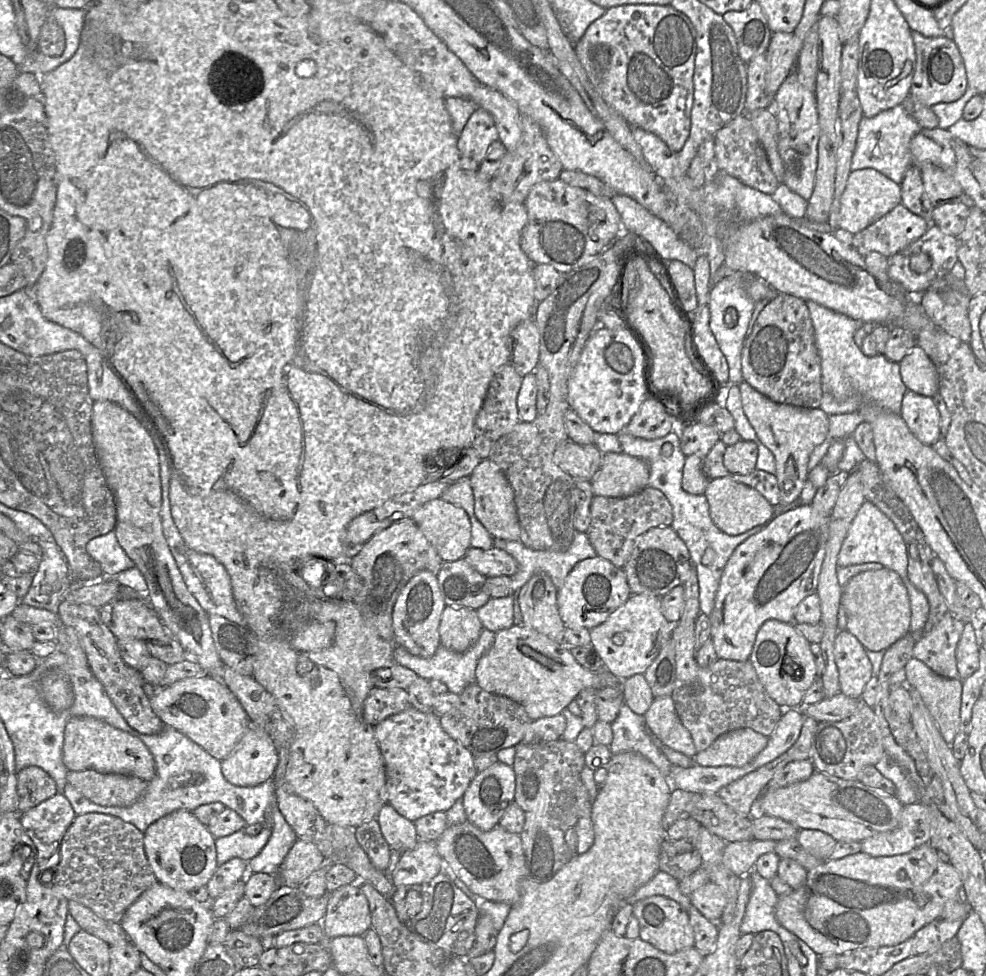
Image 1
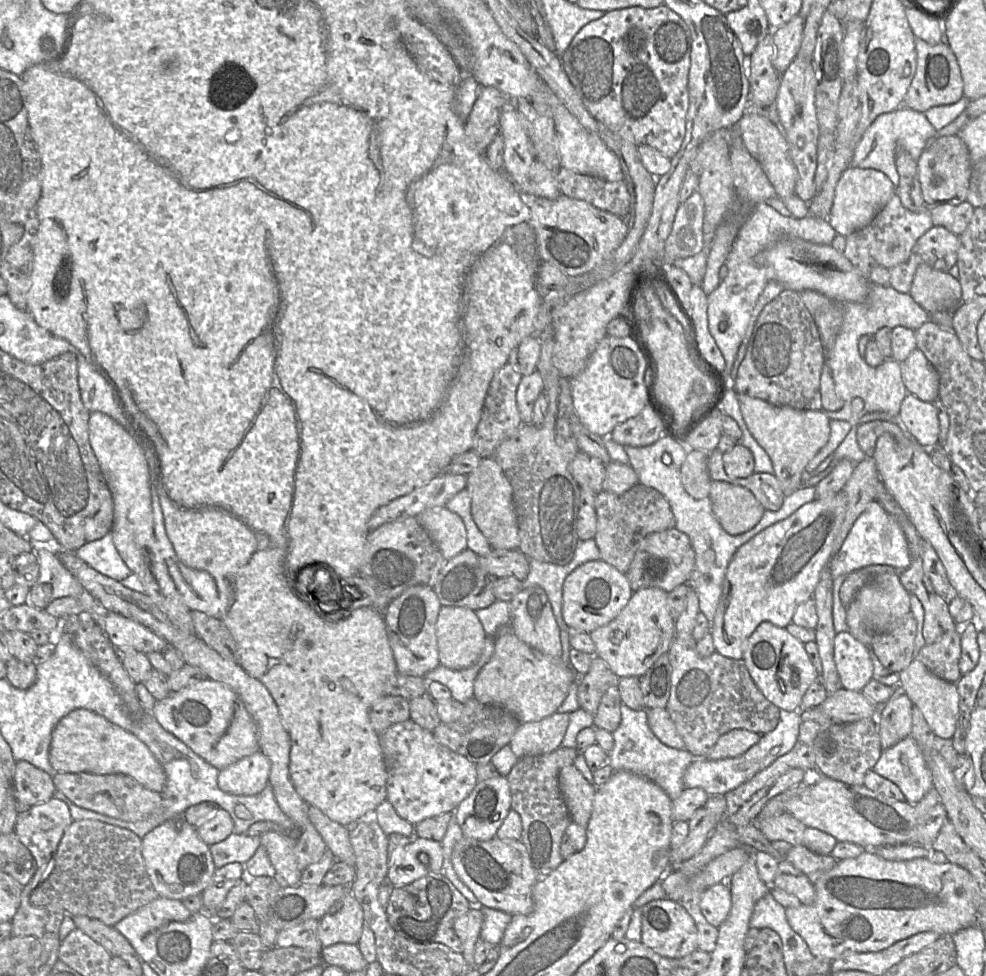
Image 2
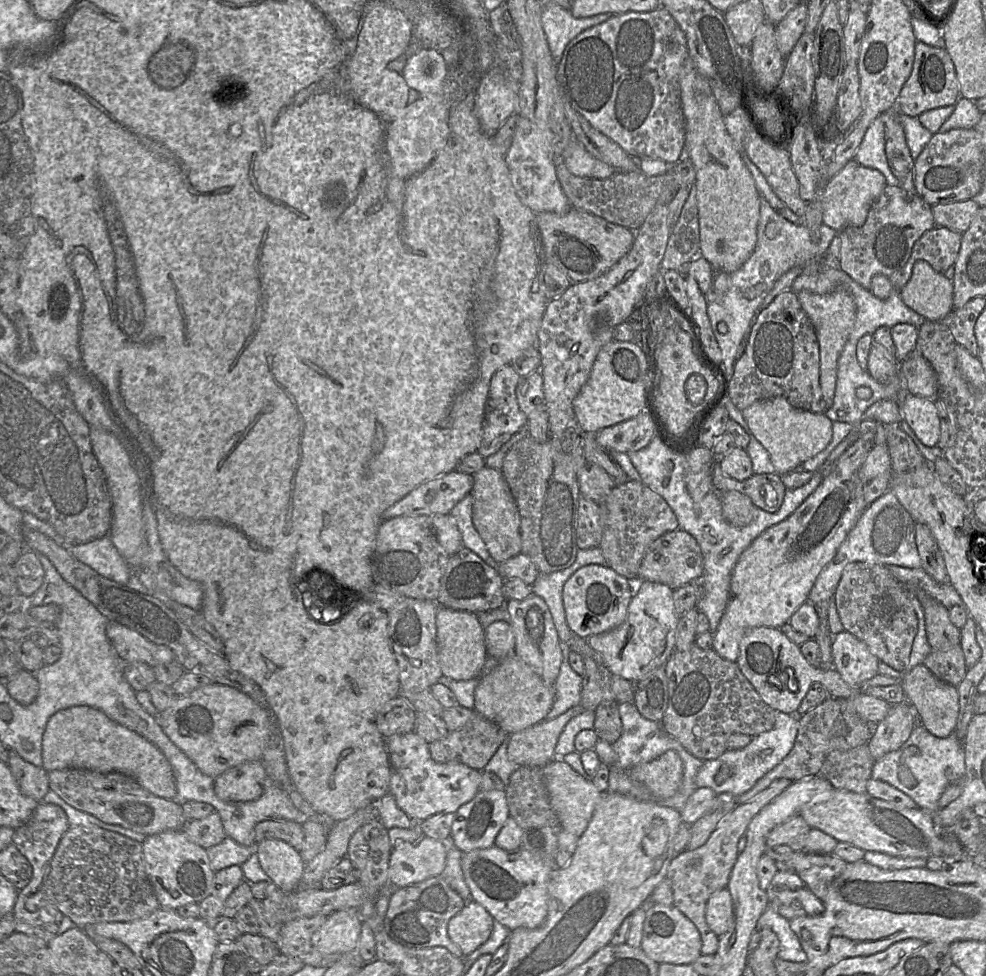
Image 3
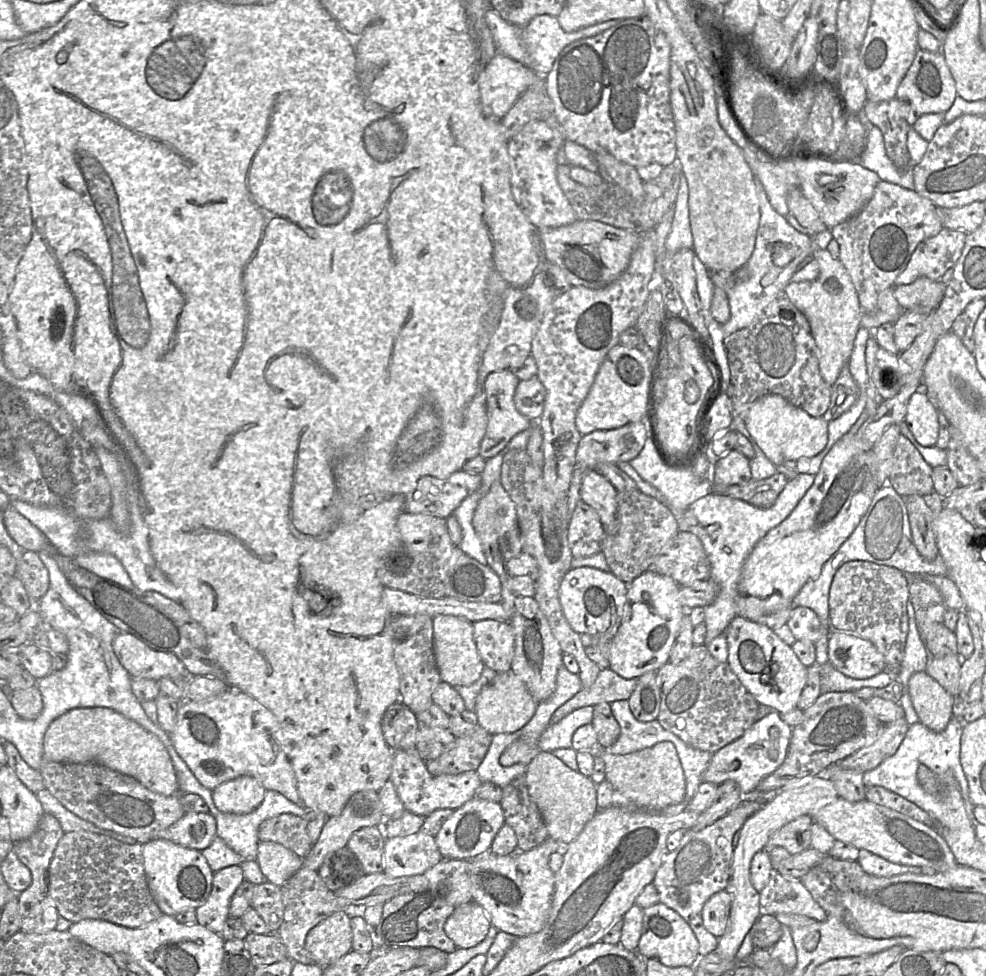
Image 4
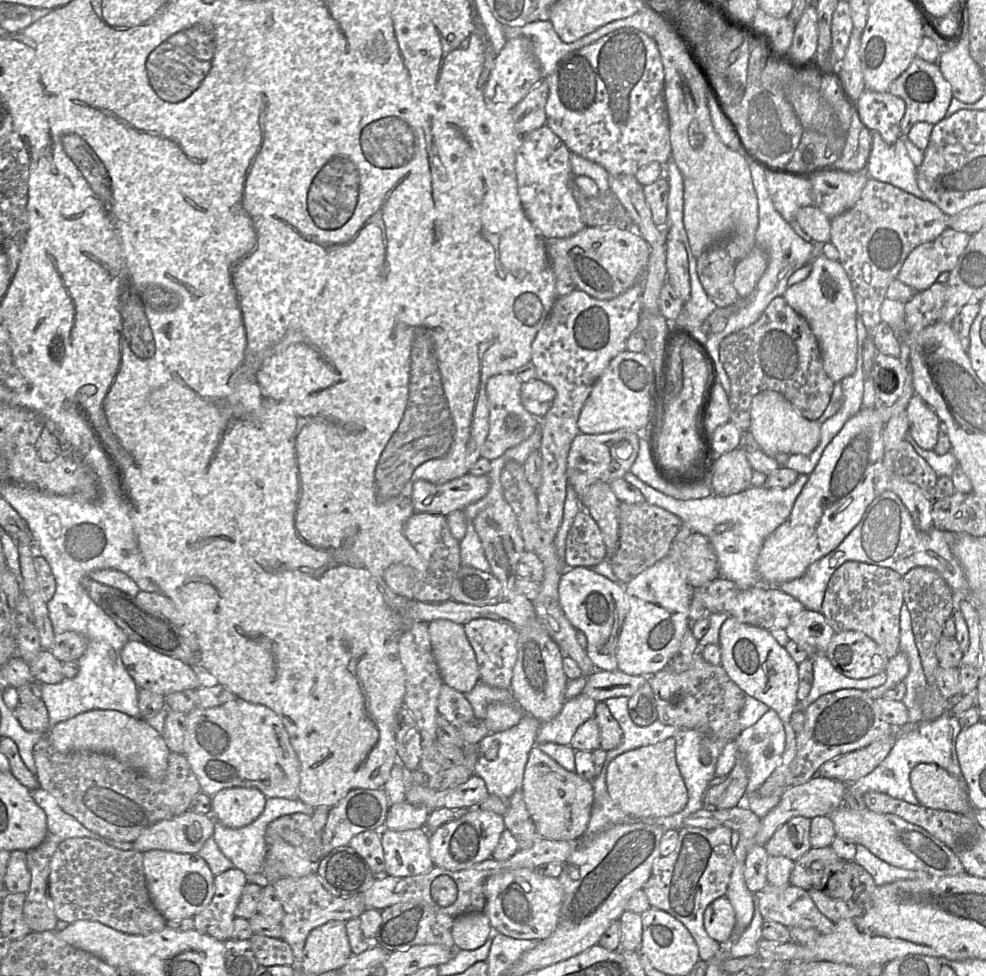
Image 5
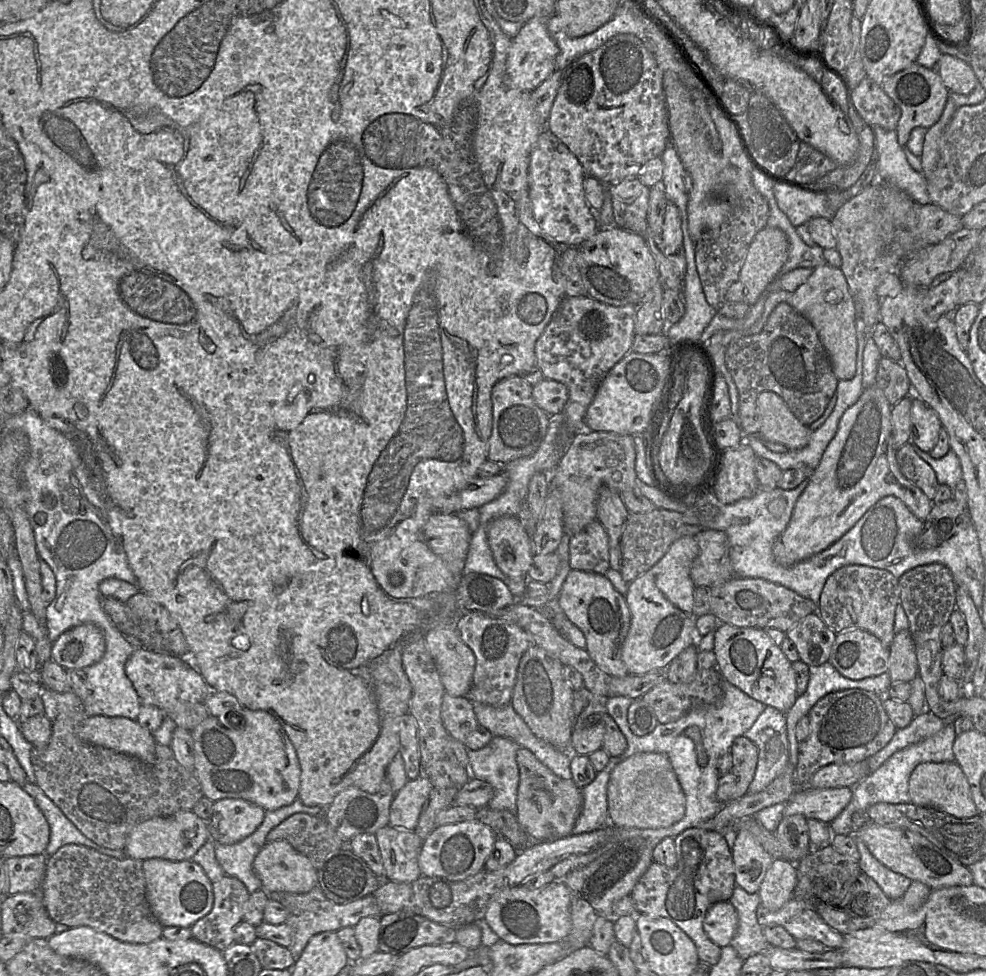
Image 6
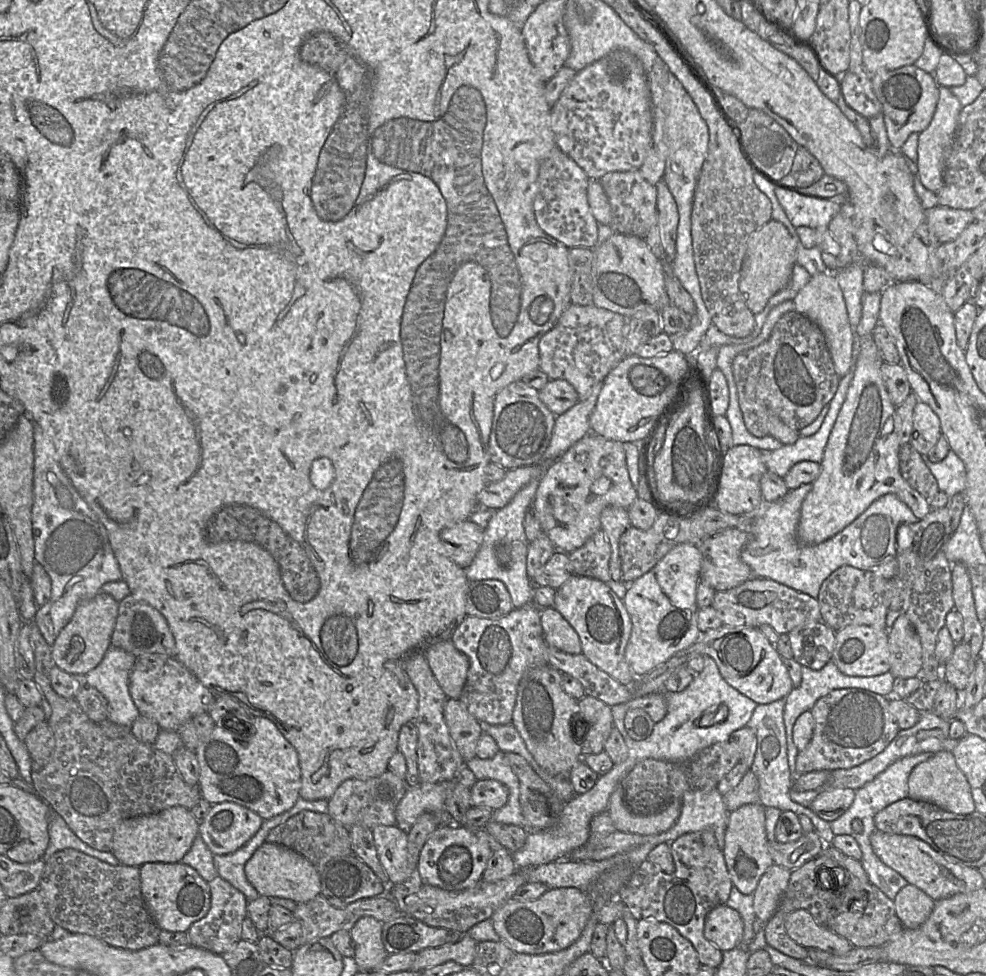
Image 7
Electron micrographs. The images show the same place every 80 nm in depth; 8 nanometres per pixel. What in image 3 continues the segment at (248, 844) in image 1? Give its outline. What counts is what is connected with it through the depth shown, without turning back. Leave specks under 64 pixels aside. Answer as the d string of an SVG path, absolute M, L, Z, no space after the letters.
M226 837L222 842L206 849L209 863L214 872L232 865L242 865L253 853L255 843L244 846L232 838Z

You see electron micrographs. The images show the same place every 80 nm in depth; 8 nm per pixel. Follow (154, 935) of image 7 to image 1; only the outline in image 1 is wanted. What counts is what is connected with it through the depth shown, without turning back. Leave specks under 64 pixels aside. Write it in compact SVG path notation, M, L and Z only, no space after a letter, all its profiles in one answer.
M100 813L76 816L62 839L60 861L47 869L40 881L52 893L86 906L104 920L120 924L129 906L157 882L145 854L143 838L144 834L134 825L114 816Z

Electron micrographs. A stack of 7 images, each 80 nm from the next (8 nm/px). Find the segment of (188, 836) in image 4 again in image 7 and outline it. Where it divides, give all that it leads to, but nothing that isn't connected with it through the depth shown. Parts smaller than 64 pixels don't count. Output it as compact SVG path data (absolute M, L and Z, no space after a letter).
M183 806L121 821L115 828L111 853L123 865L140 867L148 862L178 863L199 835L200 822Z

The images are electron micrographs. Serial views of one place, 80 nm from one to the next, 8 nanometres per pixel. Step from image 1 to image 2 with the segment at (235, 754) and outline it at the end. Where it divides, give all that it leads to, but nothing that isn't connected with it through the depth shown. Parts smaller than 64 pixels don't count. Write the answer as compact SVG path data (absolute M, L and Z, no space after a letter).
M259 750L219 771L218 787L233 795L256 795L269 783L270 762Z

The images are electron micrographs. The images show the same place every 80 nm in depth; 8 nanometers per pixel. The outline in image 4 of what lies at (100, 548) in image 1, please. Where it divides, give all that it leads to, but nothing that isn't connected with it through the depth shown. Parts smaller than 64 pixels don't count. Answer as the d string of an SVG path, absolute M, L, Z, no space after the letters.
M89 553L79 555L73 559L81 567L101 578L113 581L127 588L136 588L121 562L111 554Z

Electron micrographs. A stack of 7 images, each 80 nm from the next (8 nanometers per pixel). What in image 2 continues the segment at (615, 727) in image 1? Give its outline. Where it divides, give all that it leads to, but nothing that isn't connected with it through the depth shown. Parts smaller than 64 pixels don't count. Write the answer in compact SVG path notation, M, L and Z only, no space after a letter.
M621 703L621 722L612 733L614 747L608 754L607 763L613 772L625 770L647 778L659 785L674 800L684 791L683 775L688 766L696 760L688 750L664 745L651 731L647 710L633 710Z

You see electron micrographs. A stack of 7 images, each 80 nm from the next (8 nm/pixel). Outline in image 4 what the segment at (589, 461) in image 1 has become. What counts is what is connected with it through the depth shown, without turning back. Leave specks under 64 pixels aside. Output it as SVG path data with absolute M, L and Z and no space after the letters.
M588 469L582 479L581 500L599 515L605 535L615 533L617 491L596 469Z

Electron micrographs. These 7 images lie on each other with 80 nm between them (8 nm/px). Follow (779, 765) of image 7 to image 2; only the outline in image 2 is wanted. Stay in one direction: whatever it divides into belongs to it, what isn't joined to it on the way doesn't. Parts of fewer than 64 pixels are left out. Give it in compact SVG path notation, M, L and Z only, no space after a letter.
M780 710L777 727L773 731L761 735L759 742L739 757L719 760L696 758L684 772L684 787L701 788L709 796L725 795L736 789L753 778L757 773L769 767L778 758L787 754L795 746L800 729L800 714L799 711Z

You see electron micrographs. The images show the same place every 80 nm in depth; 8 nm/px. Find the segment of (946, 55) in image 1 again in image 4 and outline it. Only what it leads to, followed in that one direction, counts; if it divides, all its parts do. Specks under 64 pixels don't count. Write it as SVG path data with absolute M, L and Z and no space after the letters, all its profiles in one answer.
M918 49L913 63L897 88L895 97L909 103L907 123L913 127L919 117L924 114L946 113L951 108L956 96L955 81L943 54Z

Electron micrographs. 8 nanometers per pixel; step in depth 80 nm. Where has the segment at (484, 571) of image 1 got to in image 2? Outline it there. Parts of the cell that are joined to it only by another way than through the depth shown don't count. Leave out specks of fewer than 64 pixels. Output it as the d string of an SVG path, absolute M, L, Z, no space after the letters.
M495 550L479 556L481 567L494 578L515 577L523 581L529 572L529 559L519 550Z

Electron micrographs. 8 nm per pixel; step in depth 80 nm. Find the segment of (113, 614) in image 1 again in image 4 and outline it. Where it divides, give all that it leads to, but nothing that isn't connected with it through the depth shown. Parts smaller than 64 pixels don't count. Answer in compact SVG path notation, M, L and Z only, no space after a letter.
M117 632L113 650L132 679L159 681L169 676L188 678L184 665L175 655L152 650L133 635Z

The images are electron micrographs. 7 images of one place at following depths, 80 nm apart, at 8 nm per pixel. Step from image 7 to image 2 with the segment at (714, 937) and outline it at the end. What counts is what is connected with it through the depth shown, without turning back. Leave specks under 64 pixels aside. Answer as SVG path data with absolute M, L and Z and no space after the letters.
M726 881L709 887L701 894L701 912L708 923L717 928L727 919L731 905L731 892Z

